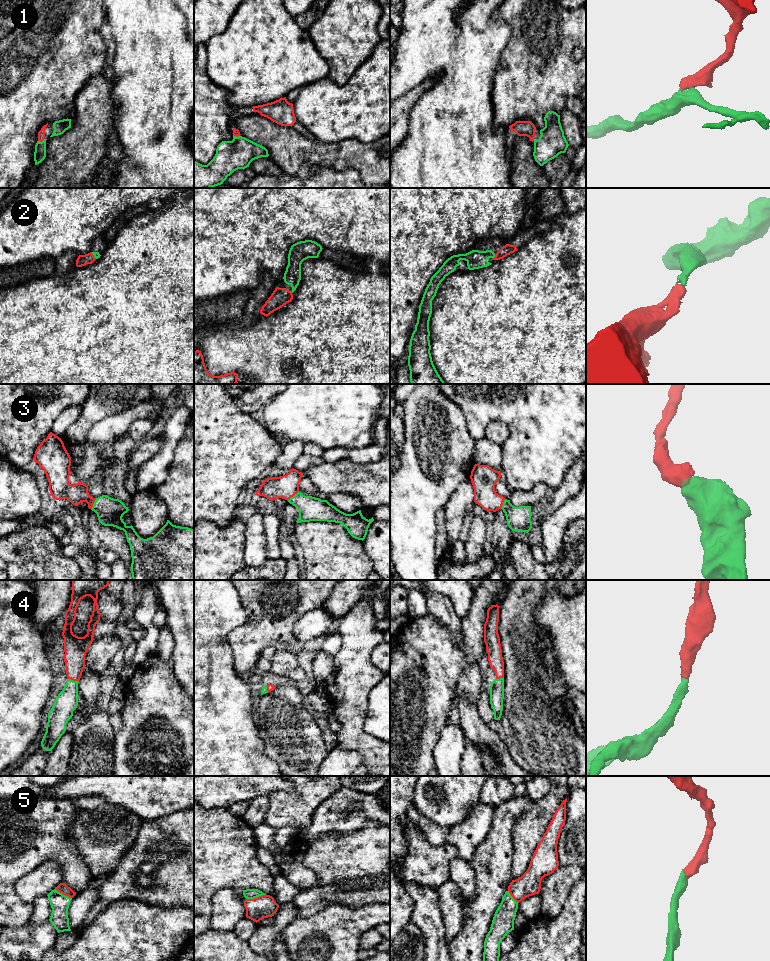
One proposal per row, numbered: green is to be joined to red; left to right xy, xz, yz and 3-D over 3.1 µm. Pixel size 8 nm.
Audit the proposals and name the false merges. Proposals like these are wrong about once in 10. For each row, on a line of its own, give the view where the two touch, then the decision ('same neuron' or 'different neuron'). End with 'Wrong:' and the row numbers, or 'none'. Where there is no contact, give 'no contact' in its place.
1: meets red in xy; same neuron
2: meets red in yz; same neuron
3: meets red in xz; same neuron
4: meets red in xy; same neuron
5: meets red in xz; same neuron
Wrong: none

